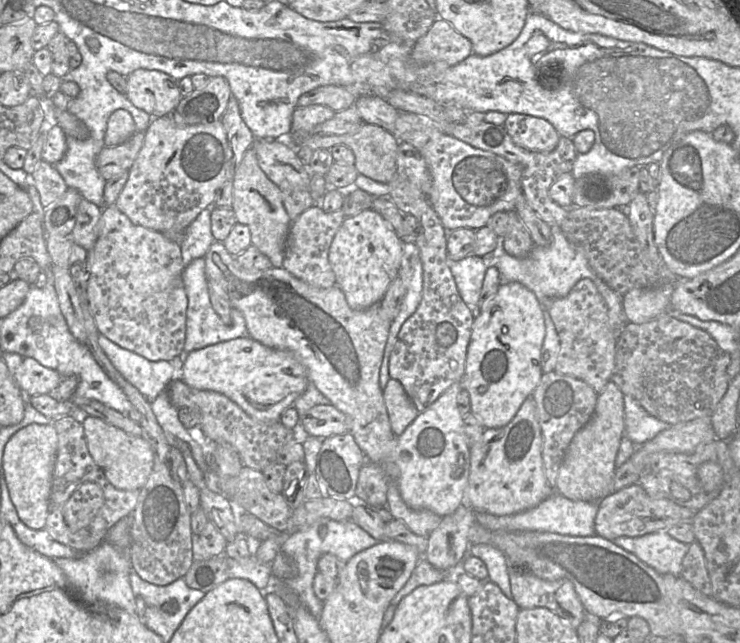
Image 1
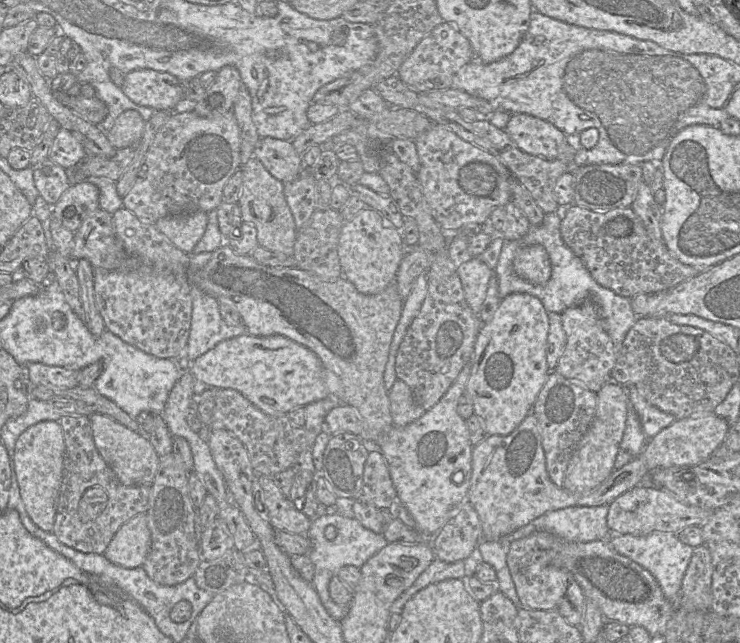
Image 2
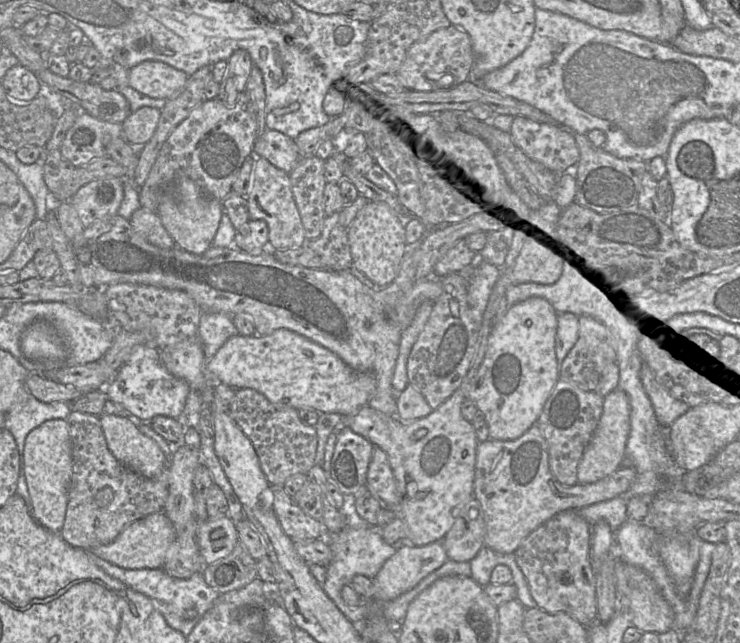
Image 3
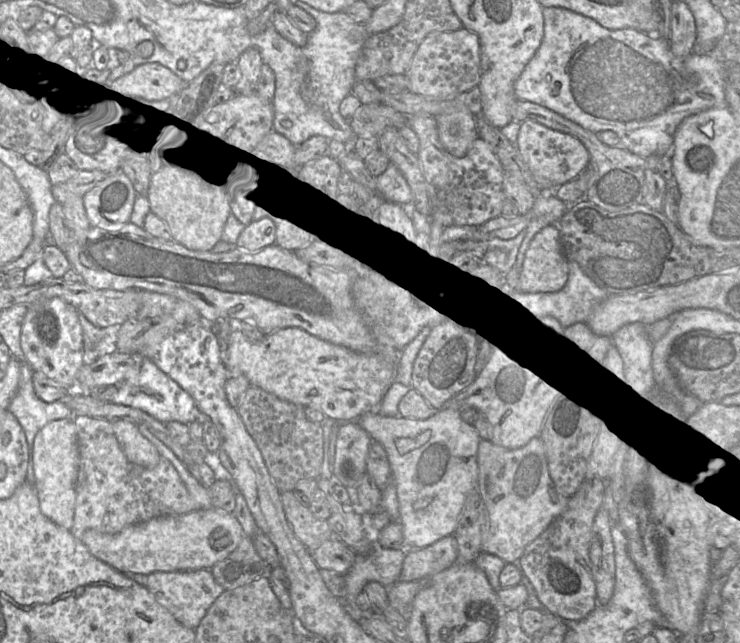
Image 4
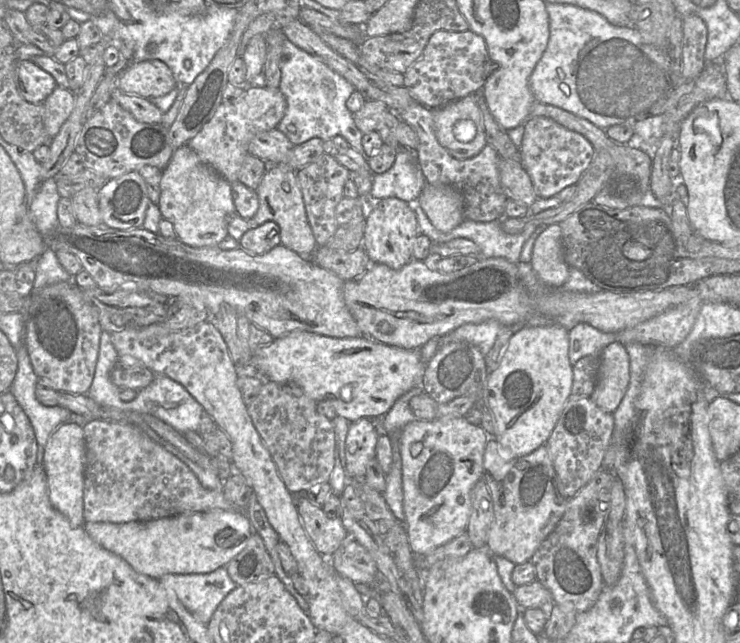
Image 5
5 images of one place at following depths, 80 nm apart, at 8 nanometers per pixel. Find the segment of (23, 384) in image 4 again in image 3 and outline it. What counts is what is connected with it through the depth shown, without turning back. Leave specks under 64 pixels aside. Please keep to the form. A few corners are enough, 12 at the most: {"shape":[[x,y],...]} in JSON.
{"shape":[[29,394],[26,405],[9,413],[4,429],[20,455],[30,431],[71,413],[64,401],[44,403]]}

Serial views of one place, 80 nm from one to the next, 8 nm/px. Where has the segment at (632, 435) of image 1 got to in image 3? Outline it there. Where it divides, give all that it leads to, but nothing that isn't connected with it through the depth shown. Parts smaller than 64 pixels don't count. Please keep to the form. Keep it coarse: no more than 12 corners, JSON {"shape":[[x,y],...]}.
{"shape":[[643,362],[640,378],[657,421],[669,427],[690,407],[672,397]]}

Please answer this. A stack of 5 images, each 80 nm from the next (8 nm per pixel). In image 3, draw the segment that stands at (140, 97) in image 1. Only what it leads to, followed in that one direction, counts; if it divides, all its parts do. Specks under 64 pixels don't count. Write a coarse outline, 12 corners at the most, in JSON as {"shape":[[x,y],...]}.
{"shape":[[158,61],[131,68],[127,85],[169,100],[187,75]]}

